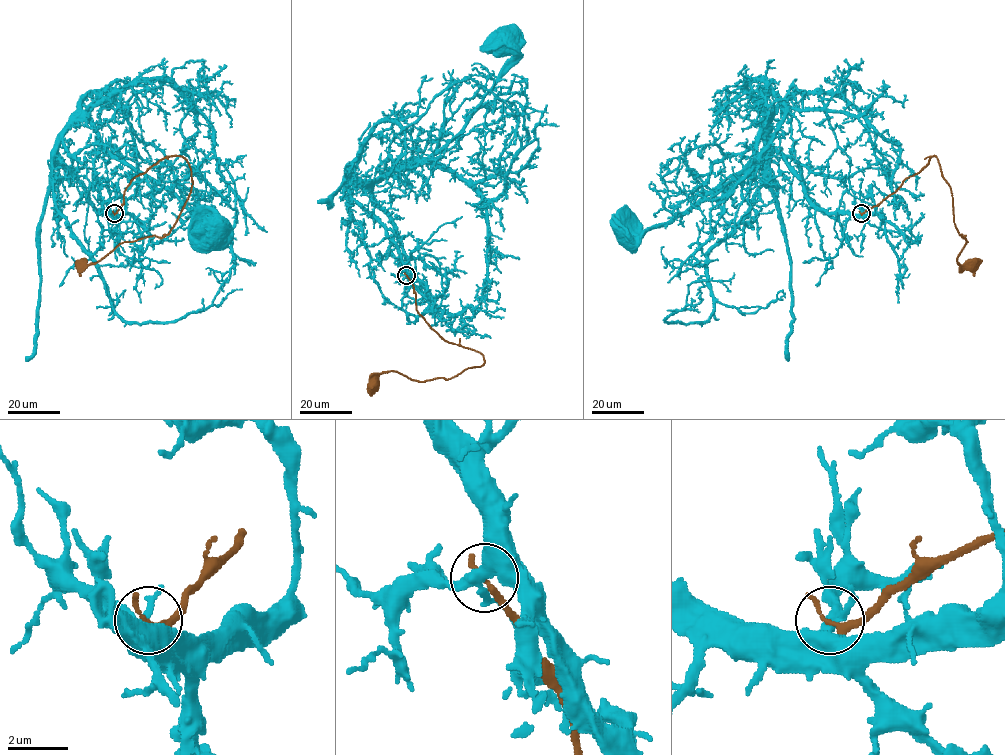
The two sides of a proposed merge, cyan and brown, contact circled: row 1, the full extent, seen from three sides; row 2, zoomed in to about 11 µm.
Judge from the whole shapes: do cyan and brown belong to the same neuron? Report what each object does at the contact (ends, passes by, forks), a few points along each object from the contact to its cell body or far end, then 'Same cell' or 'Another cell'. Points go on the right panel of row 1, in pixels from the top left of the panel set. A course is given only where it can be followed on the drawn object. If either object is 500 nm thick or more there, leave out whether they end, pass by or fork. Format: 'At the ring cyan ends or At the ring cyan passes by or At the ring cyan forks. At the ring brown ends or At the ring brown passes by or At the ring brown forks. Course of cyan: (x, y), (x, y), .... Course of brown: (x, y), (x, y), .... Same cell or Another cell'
At the ring cyan forks. At the ring brown passes by. Course of cyan: (861, 213), (819, 208), (772, 148), (765, 121), (757, 153), (734, 177), (640, 236), (623, 228), (629, 234). Course of brown: (861, 213), (880, 204), (935, 156), (952, 197), (955, 227), (967, 241), (957, 261), (961, 265), (973, 265). Another cell

